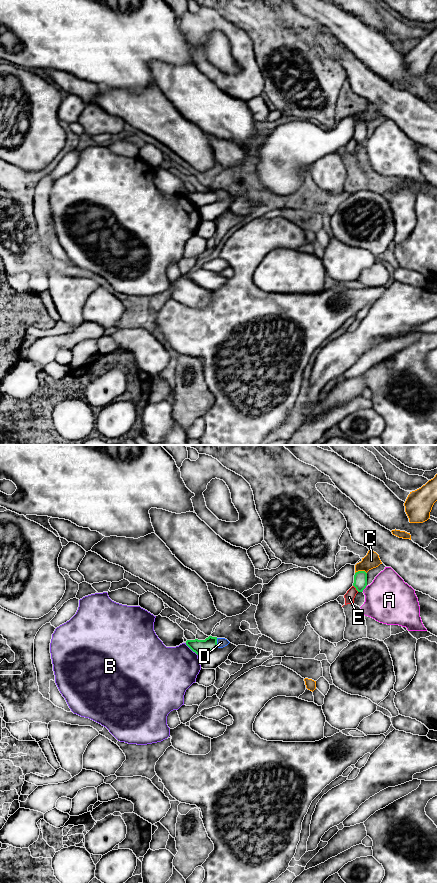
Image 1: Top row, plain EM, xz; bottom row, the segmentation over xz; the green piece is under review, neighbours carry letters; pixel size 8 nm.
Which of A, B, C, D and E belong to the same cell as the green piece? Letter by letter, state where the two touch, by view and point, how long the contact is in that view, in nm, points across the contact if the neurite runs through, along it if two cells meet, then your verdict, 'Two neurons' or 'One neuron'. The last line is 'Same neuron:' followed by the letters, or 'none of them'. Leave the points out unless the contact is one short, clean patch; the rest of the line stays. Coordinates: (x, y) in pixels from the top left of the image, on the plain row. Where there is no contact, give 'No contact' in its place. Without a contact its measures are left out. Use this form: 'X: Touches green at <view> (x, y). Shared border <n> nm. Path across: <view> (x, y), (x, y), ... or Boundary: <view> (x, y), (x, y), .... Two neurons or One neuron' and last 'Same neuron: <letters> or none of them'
A: Touches green at xz (365, 139). Shared border 70 nm. Two neurons
B: Touches green at xz (191, 201). Shared border 140 nm. Two neurons
C: Touches green at xz (360, 123). Shared border 100 nm. Two neurons
D: Touches green at xz (216, 195). Shared border 80 nm. Boundary: xz (216, 190), (217, 199). Two neurons
E: Touches green at xz (355, 139). Shared border 70 nm. Two neurons
Same neuron: none of them

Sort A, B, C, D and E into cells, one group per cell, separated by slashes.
A / B / C / D / E

